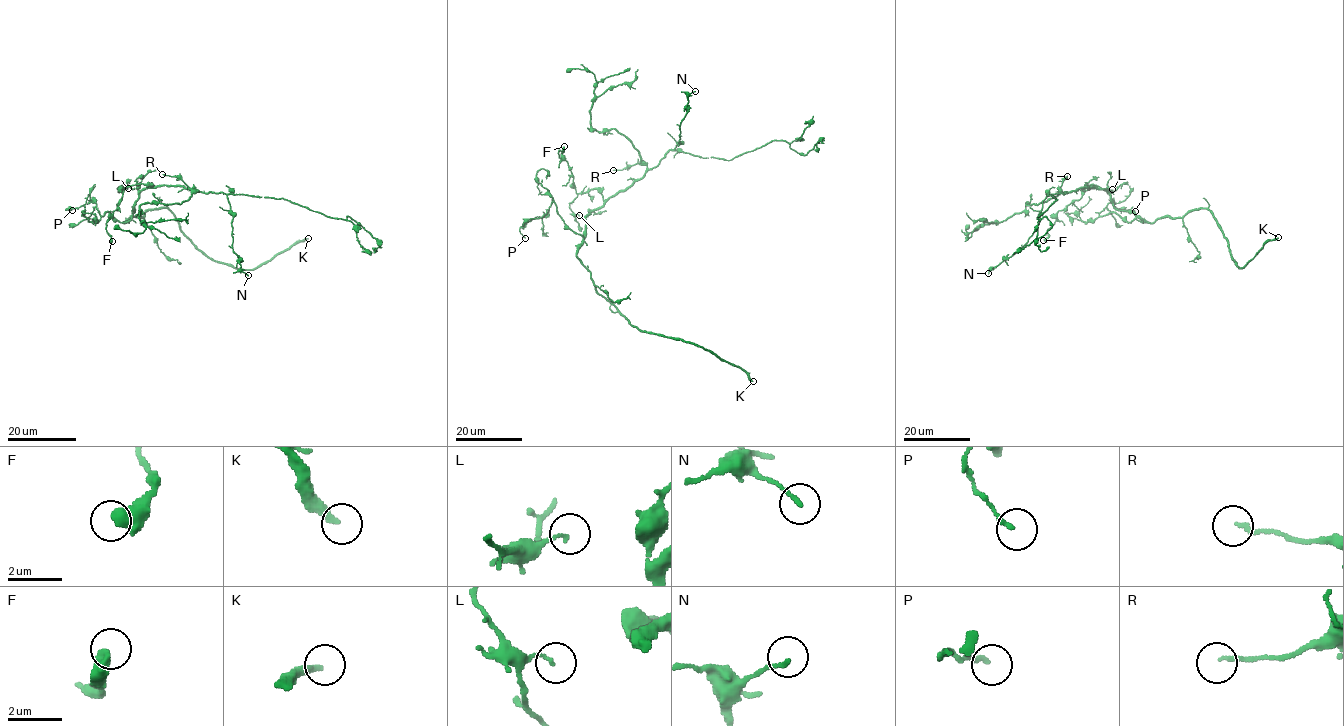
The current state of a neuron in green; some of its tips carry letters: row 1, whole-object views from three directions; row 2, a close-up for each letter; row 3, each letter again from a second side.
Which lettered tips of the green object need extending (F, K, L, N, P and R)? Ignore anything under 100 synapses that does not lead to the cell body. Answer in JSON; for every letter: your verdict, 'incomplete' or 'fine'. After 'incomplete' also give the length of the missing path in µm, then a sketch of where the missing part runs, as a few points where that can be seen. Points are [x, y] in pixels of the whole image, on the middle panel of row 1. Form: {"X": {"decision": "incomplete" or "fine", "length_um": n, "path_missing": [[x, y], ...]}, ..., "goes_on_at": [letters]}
{"F": {"decision": "fine"}, "K": {"decision": "incomplete", "length_um": 130, "path_missing": [[753, 381], [768, 395], [745, 401], [721, 398], [716, 406], [675, 376], [647, 287], [631, 201]]}, "L": {"decision": "fine"}, "N": {"decision": "fine"}, "P": {"decision": "fine"}, "R": {"decision": "fine"}, "goes_on_at": ["K"]}

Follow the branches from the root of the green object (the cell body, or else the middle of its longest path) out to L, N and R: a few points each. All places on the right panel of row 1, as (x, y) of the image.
L: (1111, 199), (1105, 189), (1086, 185), (1106, 191), (1112, 189)
N: (1111, 199), (1105, 189), (1094, 187), (1081, 187), (1067, 193), (1047, 193), (1039, 224), (1028, 241), (988, 273)
R: (1111, 199), (1105, 189), (1094, 187), (1062, 192), (1060, 187), (1067, 176)

